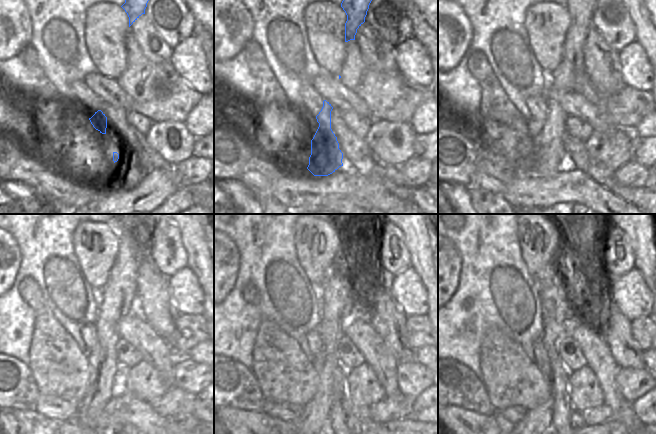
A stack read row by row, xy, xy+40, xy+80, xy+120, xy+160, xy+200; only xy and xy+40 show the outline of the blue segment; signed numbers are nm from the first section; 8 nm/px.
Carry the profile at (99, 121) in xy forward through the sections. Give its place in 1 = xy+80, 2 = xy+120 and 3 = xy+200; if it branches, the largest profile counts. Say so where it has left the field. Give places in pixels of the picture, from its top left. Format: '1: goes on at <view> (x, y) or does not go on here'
1: goes on at xy+80 (551, 157)
2: goes on at xy+120 (121, 287)
3: goes on at xy+200 (541, 417)

